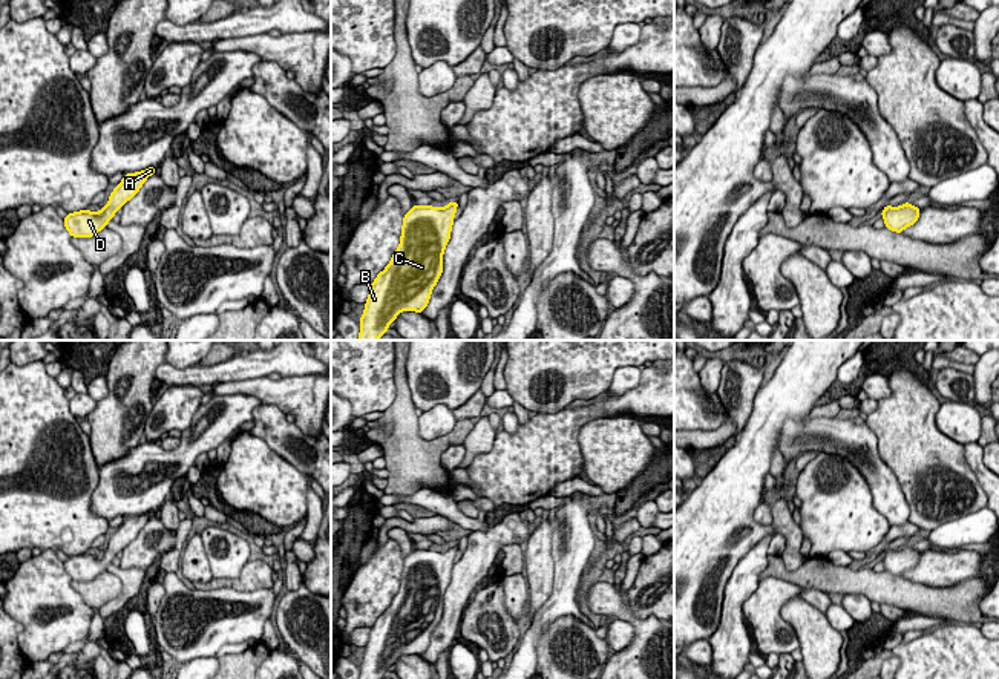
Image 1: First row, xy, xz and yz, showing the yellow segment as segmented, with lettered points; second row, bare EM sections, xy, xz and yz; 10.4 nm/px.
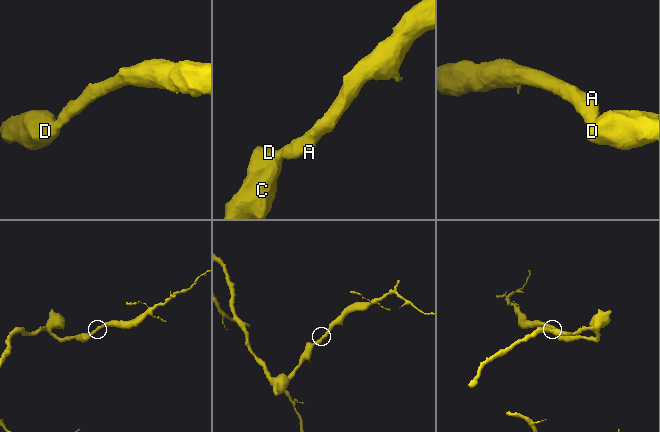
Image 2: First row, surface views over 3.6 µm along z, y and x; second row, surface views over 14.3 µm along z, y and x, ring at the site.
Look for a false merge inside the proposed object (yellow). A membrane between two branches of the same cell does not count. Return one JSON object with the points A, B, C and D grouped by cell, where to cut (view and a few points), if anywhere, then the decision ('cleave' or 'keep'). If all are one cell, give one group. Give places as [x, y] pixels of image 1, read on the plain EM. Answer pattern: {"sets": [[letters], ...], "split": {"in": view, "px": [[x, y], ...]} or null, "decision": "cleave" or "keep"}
{"sets": [["A", "B", "C", "D"]], "split": null, "decision": "keep"}

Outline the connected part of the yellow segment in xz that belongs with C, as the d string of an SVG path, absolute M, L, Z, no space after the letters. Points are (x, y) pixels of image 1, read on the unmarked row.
M457 544L441 552L414 549L405 558L400 589L386 612L378 616L371 627L365 654L359 667L359 679L383 679L389 674L388 668L394 665L401 654L423 656L429 647L432 631L443 615L443 596L450 582L457 550Z

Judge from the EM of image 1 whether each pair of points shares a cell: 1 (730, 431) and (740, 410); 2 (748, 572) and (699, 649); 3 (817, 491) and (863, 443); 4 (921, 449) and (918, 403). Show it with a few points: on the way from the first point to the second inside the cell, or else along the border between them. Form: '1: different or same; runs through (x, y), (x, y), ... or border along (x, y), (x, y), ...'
1: different; border along (734, 423), (737, 432)
2: different; border along (708, 639), (711, 662)
3: different; border along (818, 451), (845, 457), (869, 488)
4: same; runs through (918, 439), (918, 414)

